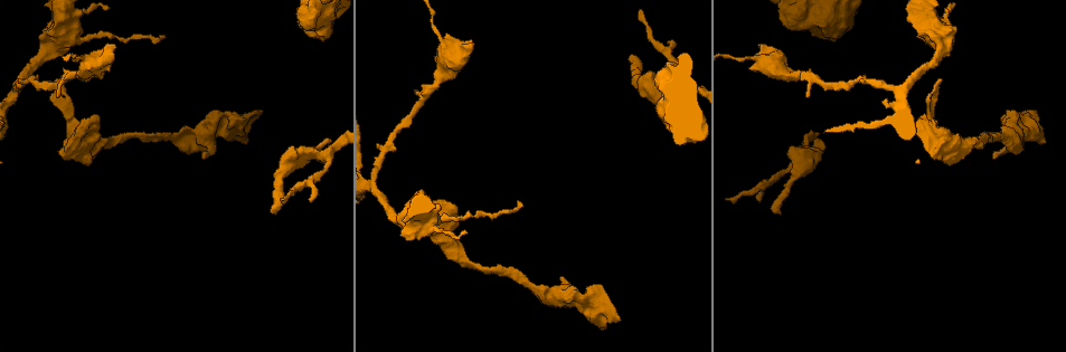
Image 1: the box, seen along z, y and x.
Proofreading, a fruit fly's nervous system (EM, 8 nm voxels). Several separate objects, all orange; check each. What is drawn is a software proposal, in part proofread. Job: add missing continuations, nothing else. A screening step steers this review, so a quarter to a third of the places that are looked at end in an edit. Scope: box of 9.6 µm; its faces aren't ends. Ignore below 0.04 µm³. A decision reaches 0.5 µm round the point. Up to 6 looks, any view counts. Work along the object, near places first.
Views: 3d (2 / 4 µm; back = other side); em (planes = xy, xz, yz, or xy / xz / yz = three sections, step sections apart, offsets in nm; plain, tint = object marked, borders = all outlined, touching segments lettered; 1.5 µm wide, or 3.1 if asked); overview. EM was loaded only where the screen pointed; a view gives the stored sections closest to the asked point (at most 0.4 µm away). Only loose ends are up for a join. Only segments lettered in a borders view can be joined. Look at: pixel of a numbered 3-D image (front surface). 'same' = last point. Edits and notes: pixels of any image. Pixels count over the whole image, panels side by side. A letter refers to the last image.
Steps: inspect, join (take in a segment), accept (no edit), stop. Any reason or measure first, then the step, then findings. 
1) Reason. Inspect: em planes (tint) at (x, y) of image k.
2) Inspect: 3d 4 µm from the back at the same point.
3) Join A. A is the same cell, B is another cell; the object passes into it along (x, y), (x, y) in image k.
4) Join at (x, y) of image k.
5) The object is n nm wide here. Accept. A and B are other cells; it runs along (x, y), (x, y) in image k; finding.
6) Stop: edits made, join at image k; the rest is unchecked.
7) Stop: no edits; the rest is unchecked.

Tapers out. Inspect: 3d 2 µm at (165, 35) of image 1.

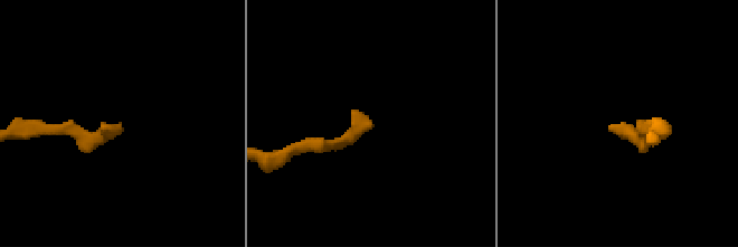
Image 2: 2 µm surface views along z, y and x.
Now the EM. Inspect: em planes (borders) at (619, 128) of image 2.

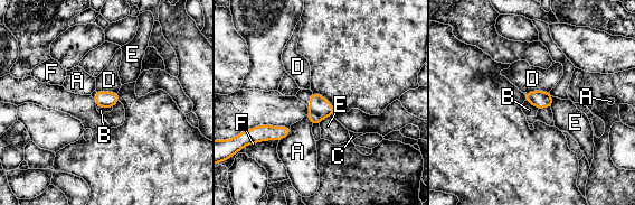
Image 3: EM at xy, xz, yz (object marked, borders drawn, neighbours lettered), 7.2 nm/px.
The longest contact is with D, 180 nm. Accept. A, B, C, D, E and F are other cells; a border runs along (549, 91), (528, 91), (525, 93) in image 3; none of them fits.

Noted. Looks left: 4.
Thick end. Inspect: em planes (borders) at (758, 47) of image 1.

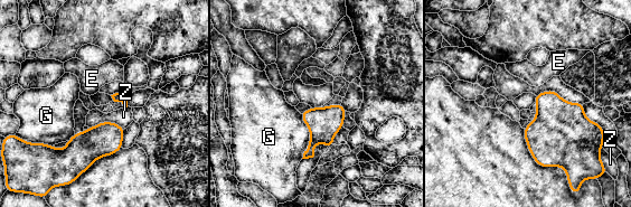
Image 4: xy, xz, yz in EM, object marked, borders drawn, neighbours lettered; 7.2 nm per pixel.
The longest contact is with G, 320 nm. Accept. E, G and Z are other cells; a border runs along (88, 126), (115, 122), (123, 129) in image 4; no lettered segment goes on from it.

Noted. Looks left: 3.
Thin end. Inspect: em planes (borders) at (760, 201) of image 1.

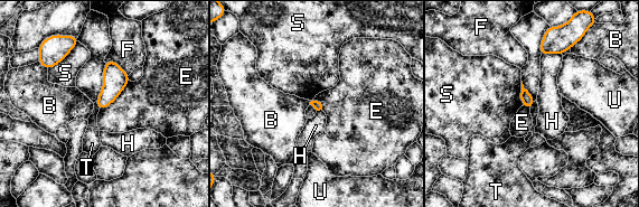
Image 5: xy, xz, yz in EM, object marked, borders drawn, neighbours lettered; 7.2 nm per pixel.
Accept. B, E, F, H, S, T and U are other cells; a border runs along (535, 101), (531, 110) in image 5; none of them fits.

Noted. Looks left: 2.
Stop: no edits; the rest is unchecked.

